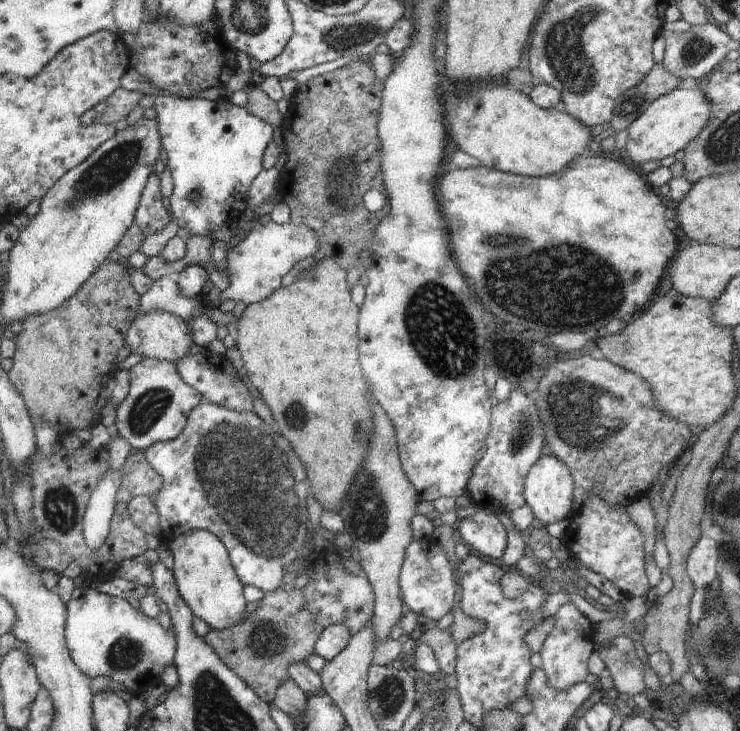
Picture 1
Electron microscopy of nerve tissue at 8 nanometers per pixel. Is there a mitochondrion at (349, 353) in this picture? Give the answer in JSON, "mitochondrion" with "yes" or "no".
{"mitochondrion":"no"}

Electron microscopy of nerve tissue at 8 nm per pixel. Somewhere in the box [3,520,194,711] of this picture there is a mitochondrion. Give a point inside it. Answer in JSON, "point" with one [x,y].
{"point":[127,653]}

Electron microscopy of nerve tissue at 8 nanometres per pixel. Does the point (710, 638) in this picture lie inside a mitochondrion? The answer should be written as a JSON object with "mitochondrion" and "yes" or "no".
{"mitochondrion":"yes"}

